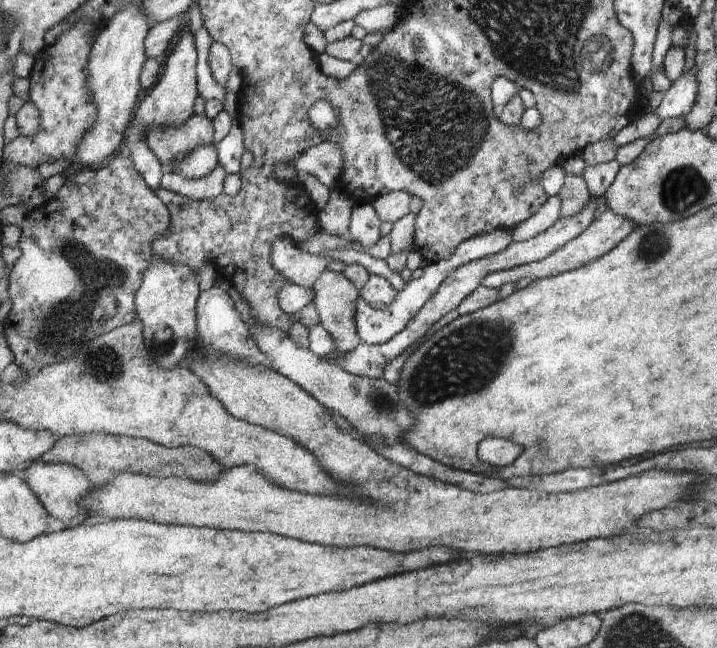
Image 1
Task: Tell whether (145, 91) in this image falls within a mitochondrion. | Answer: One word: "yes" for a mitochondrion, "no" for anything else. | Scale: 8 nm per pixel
no

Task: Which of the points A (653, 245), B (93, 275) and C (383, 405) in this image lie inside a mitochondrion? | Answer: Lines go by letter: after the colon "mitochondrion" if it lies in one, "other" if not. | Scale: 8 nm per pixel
A: mitochondrion
B: mitochondrion
C: mitochondrion

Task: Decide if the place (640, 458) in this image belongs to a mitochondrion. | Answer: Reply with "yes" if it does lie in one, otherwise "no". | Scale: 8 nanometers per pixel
no

